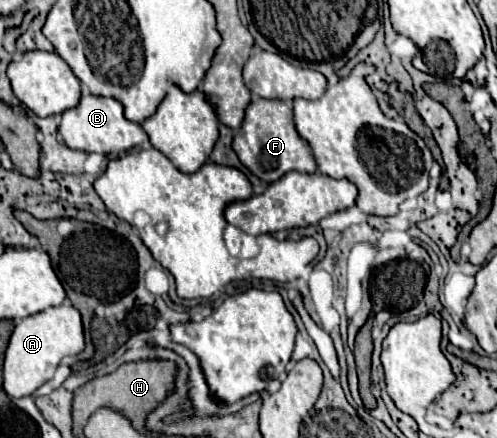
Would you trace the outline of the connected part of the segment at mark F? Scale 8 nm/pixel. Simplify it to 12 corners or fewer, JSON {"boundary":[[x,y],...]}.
{"boundary":[[253,98],[233,138],[243,166],[271,184],[315,172],[283,100]]}

